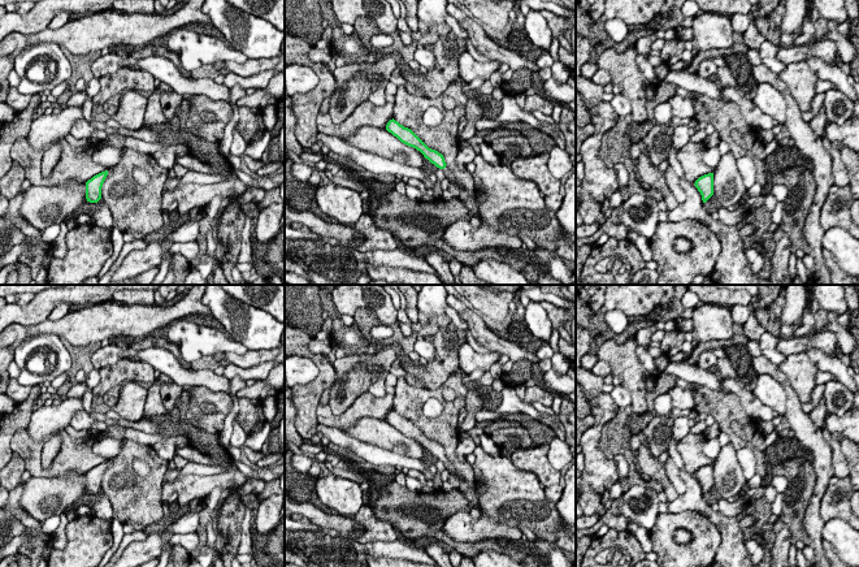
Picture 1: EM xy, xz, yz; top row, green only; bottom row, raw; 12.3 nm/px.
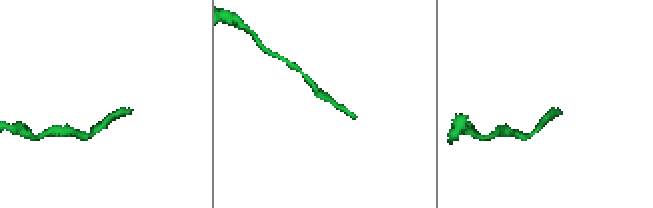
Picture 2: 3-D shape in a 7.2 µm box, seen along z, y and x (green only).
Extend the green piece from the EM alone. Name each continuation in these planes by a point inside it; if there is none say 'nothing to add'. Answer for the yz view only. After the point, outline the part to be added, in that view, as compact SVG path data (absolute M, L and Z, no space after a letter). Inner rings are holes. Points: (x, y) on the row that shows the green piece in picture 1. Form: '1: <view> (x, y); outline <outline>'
nothing to add

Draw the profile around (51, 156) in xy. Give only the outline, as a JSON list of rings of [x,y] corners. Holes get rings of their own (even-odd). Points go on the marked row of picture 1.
[[[60,142],[51,144],[43,153],[42,157],[42,176],[49,177],[53,168],[60,160],[62,147]]]

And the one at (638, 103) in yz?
[[[630,46],[622,53],[613,48],[606,49],[598,59],[598,68],[604,69],[619,82],[621,94],[630,99],[632,122],[647,121],[646,79],[637,66],[638,51]]]

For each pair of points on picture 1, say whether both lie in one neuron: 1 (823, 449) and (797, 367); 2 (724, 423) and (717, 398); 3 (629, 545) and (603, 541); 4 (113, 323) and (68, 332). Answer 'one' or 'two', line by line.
1: two
2: one
3: one
4: one

